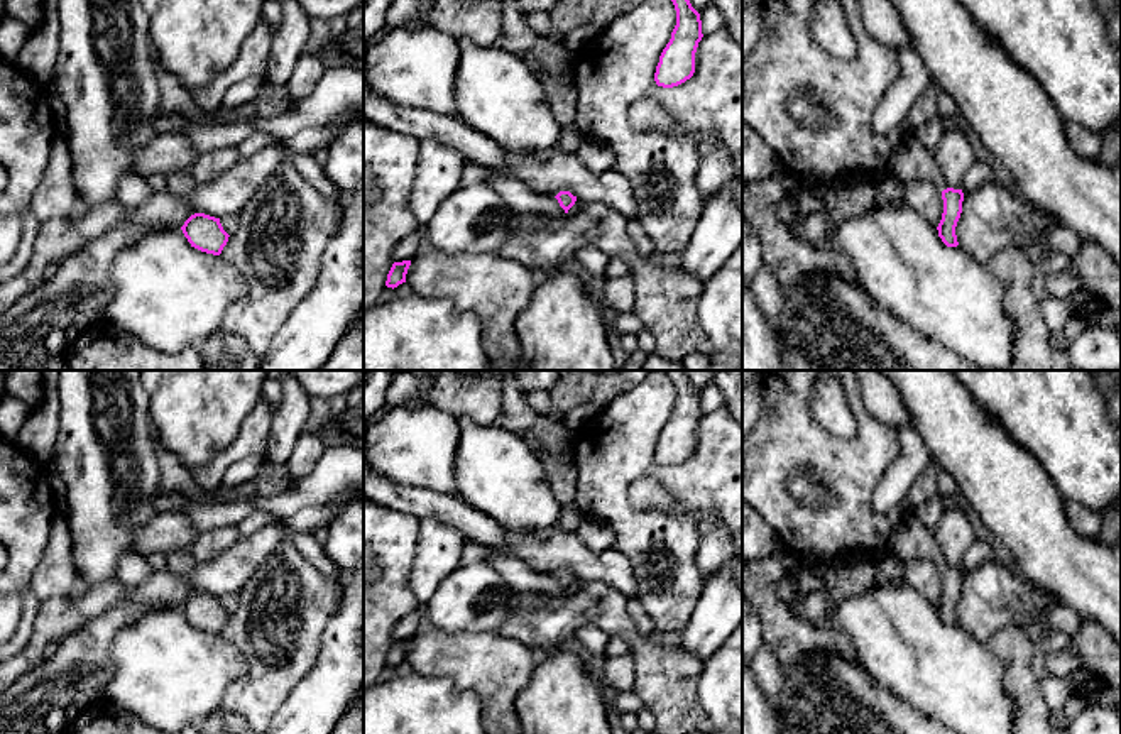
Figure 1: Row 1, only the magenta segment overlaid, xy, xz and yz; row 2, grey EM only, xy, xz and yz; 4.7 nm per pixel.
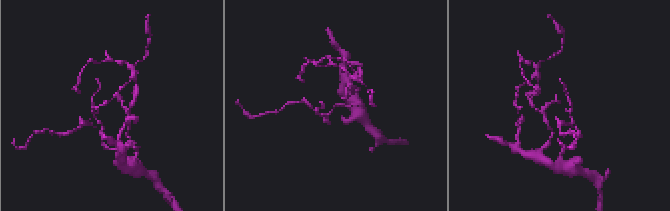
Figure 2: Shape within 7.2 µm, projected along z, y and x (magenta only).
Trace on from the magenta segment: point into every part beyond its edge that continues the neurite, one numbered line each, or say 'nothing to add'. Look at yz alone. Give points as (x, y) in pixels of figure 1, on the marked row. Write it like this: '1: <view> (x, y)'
1: yz (912, 159)

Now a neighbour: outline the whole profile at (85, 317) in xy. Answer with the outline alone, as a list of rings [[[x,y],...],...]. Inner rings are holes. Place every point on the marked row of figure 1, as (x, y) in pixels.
[[[96,306],[81,308],[74,313],[73,325],[79,330],[88,328],[101,318],[101,311]]]

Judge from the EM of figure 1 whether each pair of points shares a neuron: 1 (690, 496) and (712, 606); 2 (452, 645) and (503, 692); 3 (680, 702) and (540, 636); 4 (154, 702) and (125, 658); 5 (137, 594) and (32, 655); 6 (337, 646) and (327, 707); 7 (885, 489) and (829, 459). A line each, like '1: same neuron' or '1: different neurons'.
1: different neurons
2: same neuron
3: same neuron
4: same neuron
5: same neuron
6: same neuron
7: different neurons

